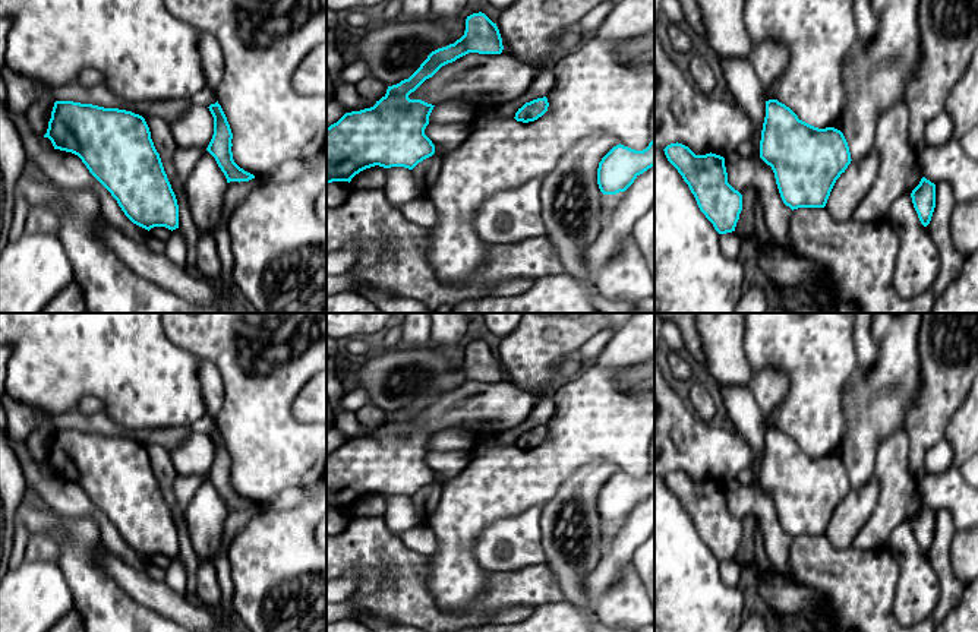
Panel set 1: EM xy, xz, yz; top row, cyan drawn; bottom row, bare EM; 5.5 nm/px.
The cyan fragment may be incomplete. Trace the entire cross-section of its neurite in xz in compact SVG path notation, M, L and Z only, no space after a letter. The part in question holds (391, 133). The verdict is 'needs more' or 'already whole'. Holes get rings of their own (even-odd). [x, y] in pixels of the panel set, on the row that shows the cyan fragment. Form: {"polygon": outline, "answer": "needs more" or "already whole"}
{"polygon": "M482 12L467 16L460 40L432 51L408 79L388 86L373 107L346 113L326 127L326 184L350 183L356 174L375 165L413 170L432 157L435 145L425 129L435 105L408 95L442 66L469 53L501 54L502 50L496 23Z", "answer": "already whole"}

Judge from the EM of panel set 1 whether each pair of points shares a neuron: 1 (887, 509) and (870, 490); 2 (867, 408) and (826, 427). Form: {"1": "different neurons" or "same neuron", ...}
{"1": "different neurons", "2": "different neurons"}

